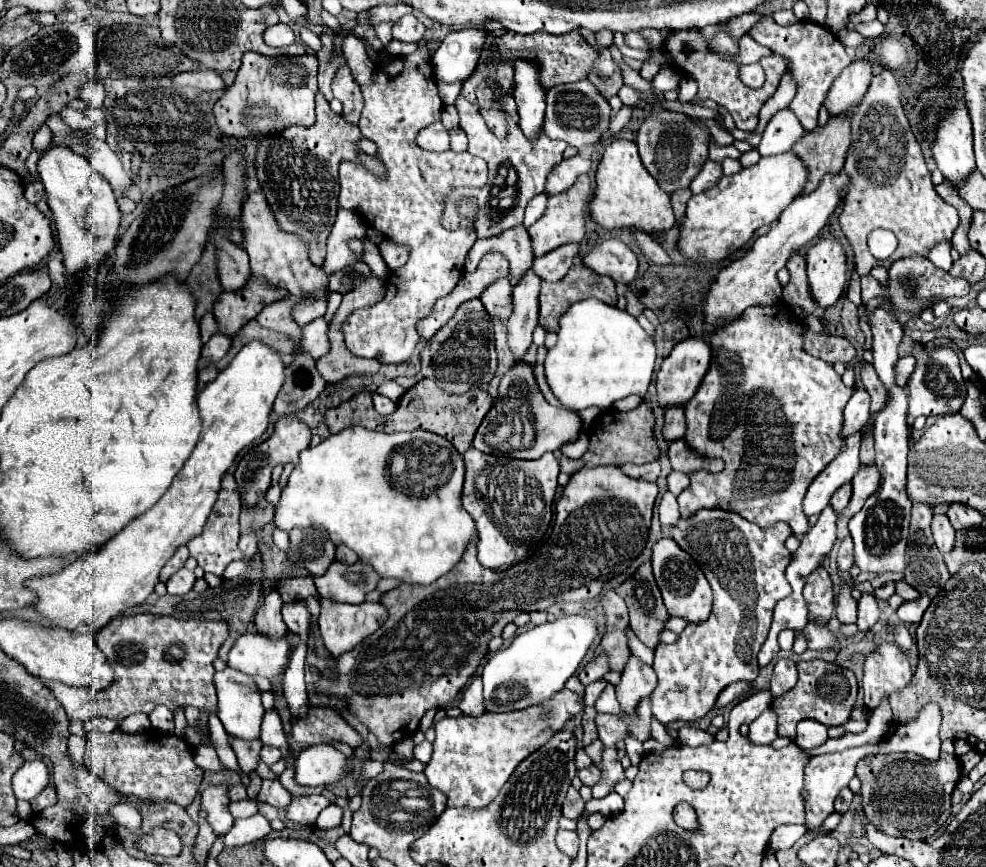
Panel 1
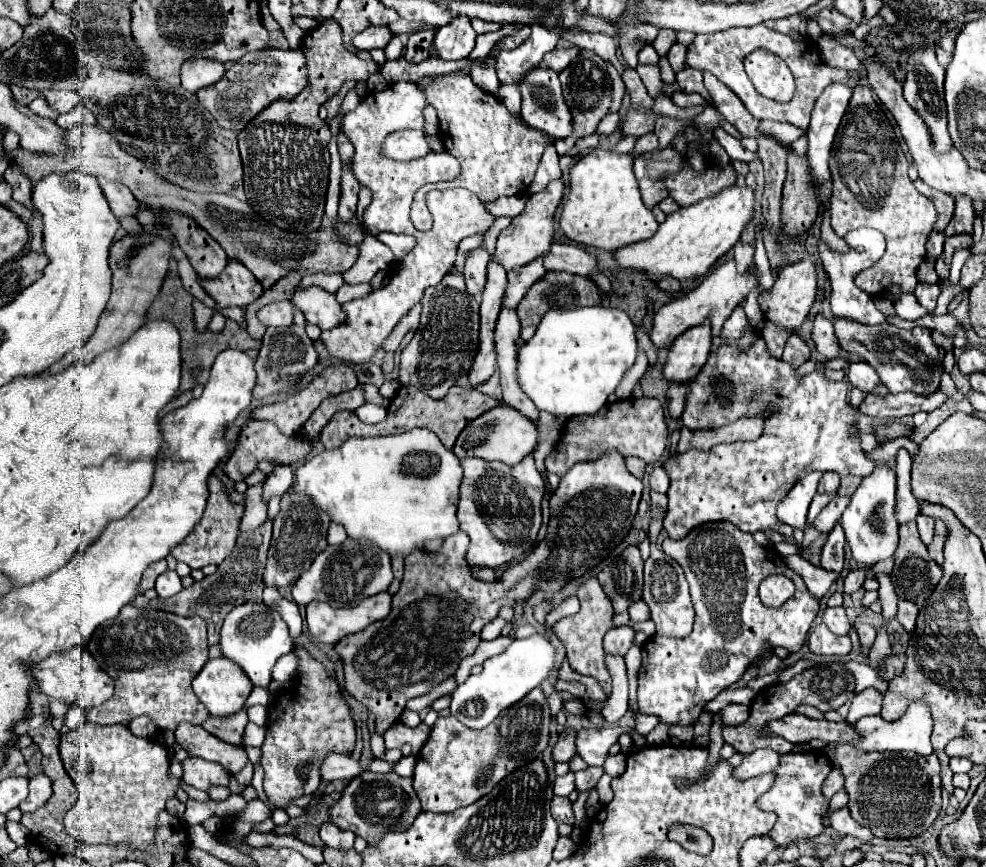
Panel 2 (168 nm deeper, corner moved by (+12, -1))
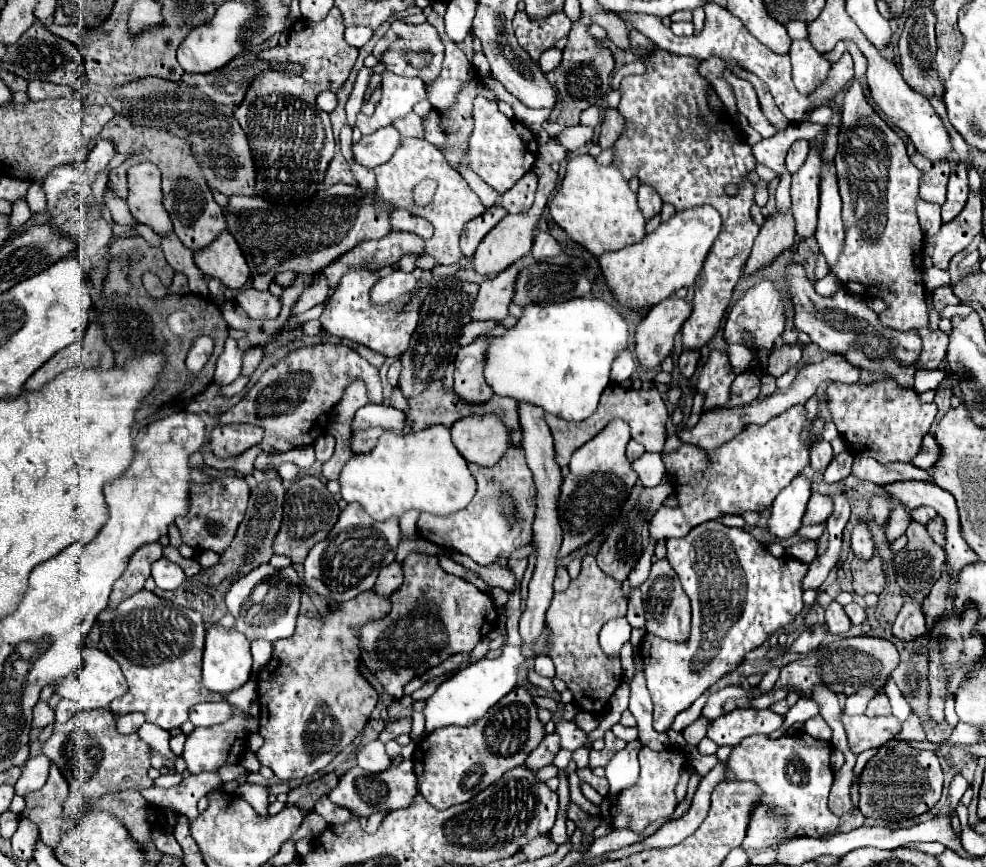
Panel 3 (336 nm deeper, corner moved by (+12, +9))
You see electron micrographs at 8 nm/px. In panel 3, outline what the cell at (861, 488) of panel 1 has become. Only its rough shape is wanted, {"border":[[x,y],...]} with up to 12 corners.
{"border":[[812,493],[802,525],[826,523],[830,497]]}

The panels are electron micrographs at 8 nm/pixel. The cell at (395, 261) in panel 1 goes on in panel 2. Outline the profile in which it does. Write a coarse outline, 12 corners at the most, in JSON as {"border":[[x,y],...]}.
{"border":[[378,233],[394,253],[396,261],[404,259],[414,247],[410,235]]}

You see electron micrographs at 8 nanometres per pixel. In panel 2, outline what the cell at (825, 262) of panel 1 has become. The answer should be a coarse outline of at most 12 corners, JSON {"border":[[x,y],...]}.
{"border":[[816,263],[786,265],[764,317],[796,331],[818,295]]}

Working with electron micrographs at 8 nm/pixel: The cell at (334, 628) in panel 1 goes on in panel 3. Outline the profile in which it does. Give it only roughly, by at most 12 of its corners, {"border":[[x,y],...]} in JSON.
{"border":[[392,561],[382,569],[374,589],[390,597],[402,585],[402,563]]}

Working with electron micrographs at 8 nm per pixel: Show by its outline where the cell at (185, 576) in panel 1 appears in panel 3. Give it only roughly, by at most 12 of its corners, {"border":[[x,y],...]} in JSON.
{"border":[[170,559],[154,561],[152,579],[160,589],[176,589],[186,575]]}

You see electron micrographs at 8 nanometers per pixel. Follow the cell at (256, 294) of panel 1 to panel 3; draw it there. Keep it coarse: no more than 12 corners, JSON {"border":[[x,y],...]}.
{"border":[[228,229],[194,251],[204,275],[242,289],[248,263]]}

